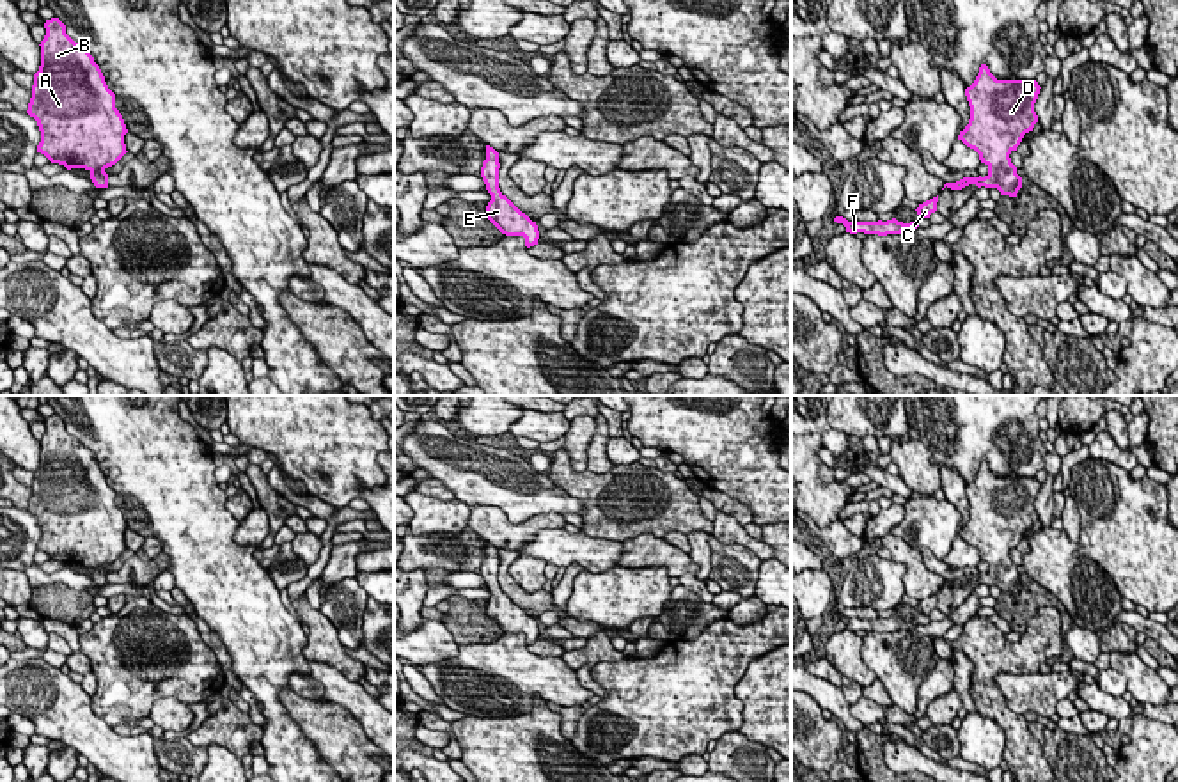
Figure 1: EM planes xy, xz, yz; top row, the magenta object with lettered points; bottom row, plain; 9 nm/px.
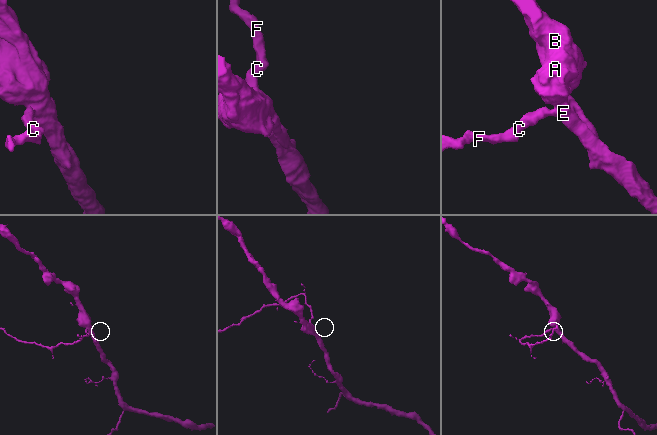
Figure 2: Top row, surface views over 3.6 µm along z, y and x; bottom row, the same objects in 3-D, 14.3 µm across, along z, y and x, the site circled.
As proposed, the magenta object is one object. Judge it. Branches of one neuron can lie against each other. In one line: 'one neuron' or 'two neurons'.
one neuron

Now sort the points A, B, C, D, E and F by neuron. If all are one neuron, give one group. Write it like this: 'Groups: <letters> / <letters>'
Groups: A B C D E F

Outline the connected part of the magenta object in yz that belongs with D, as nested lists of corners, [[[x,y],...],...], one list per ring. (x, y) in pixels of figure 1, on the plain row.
[[[981,461],[974,481],[965,486],[970,516],[958,537],[979,551],[988,571],[946,580],[944,585],[962,587],[976,582],[978,585],[997,585],[1001,592],[1017,594],[1022,575],[1017,571],[1009,551],[1038,520],[1034,500],[1040,486],[1036,477],[997,477],[988,463]]]

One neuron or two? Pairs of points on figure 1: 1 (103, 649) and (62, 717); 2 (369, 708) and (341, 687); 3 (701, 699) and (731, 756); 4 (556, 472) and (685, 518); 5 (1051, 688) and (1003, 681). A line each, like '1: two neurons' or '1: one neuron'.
1: two neurons
2: one neuron
3: two neurons
4: one neuron
5: one neuron

